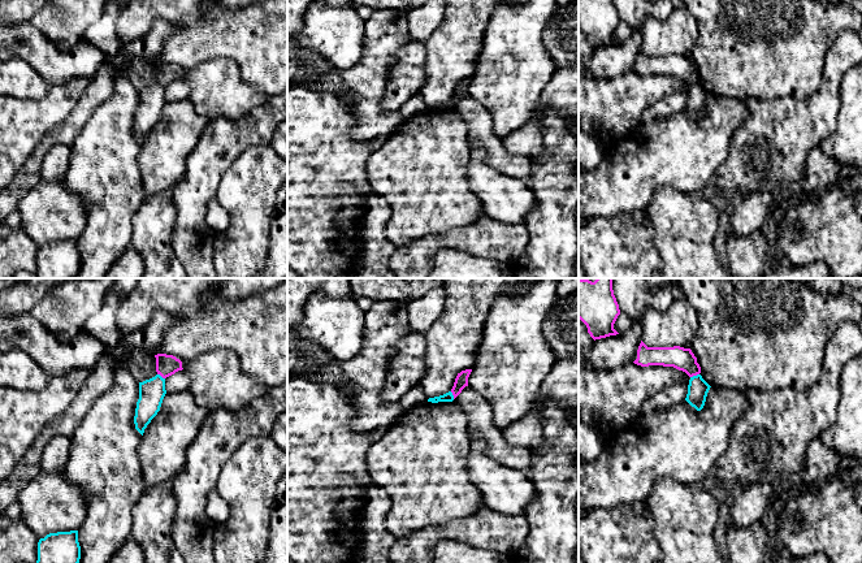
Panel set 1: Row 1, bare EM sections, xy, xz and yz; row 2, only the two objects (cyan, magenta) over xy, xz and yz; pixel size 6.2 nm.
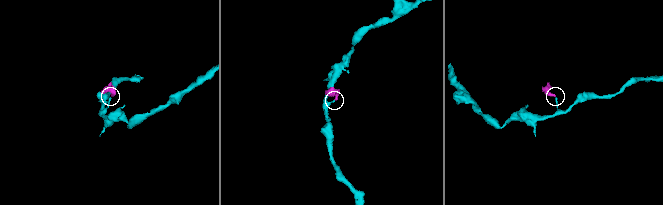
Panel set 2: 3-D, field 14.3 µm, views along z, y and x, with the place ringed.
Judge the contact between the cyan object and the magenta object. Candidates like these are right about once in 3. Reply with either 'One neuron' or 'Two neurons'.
Two neurons

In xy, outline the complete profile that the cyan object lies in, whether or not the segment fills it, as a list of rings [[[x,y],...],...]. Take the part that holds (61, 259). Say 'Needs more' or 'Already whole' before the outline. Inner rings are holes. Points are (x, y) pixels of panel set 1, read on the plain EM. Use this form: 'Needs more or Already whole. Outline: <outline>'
Already whole. Outline: [[[78,239],[49,242],[38,251],[38,278],[74,278],[79,268]]]

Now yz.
Already whole. Outline: [[[701,83],[690,86],[685,109],[697,120],[701,120],[705,114],[710,96],[711,95],[702,87]]]

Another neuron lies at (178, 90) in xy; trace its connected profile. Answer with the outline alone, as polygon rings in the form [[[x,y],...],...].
[[[182,79],[165,87],[166,101],[179,101],[189,98],[189,85]]]

